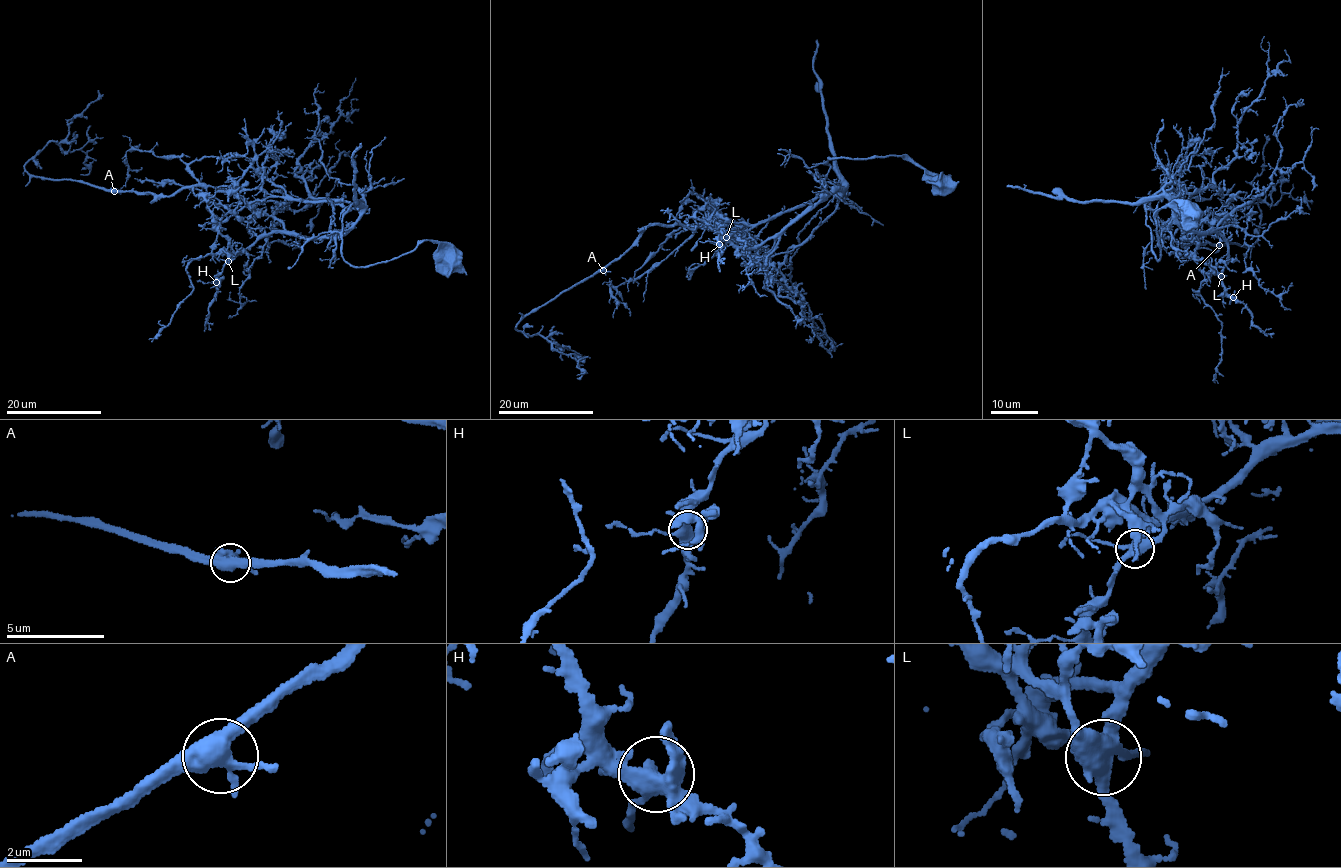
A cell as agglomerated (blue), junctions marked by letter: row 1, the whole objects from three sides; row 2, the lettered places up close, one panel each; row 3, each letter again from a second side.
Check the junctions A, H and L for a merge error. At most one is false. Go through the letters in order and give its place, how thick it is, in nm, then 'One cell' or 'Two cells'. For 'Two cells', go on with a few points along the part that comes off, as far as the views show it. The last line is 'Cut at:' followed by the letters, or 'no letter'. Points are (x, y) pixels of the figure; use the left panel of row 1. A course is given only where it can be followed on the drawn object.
A: Place: (114, 191). Thickness 480 nm. One cell
H: Place: (216, 282). Thickness 460 nm. One cell
L: Place: (228, 261). Thickness 480 nm. Two cells. Course of the part to remove: (228, 261), (235, 254), (203, 186), (139, 194), (26, 171), (98, 90)
Cut at: L

